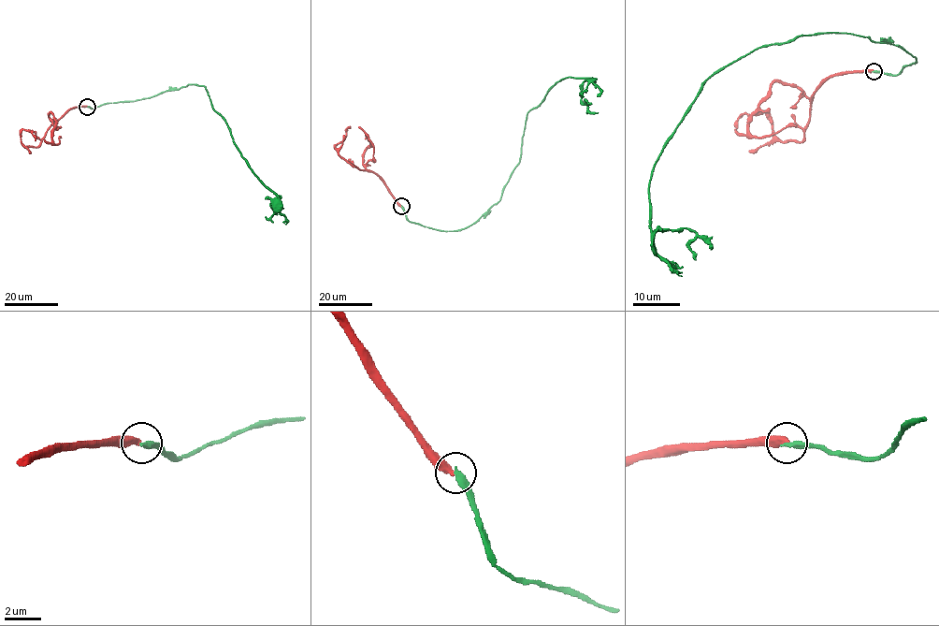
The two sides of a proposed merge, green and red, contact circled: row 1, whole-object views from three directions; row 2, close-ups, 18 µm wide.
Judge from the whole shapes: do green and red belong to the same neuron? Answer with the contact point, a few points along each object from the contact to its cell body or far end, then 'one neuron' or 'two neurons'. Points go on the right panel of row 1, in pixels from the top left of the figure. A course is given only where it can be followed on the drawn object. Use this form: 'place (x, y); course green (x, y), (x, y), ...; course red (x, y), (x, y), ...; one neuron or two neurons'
place (873, 71); course green (873, 71), (917, 62), (819, 32), (707, 78), (648, 195), (651, 231), (688, 227), (711, 248); course red (873, 71), (832, 74), (813, 95), (801, 141), (782, 141), (766, 111), (743, 114), (735, 130); two neurons

